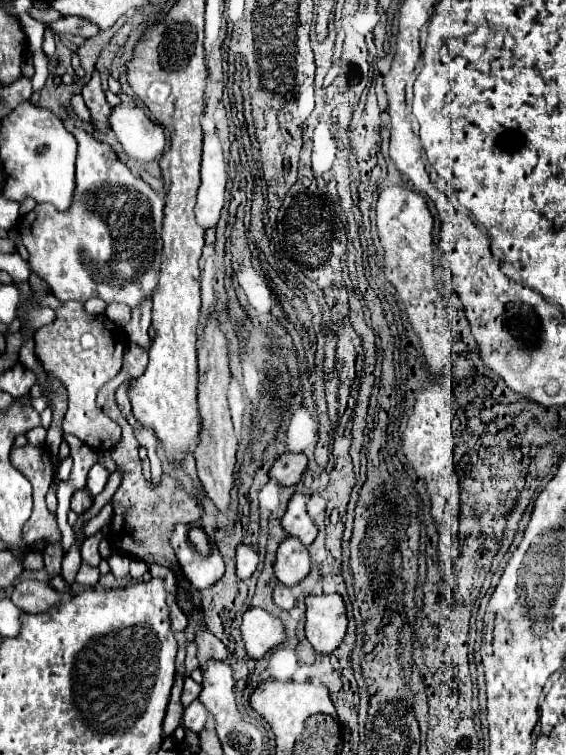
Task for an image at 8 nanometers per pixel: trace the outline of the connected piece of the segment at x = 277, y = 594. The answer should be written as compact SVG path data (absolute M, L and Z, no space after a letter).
M277 583L275 591L273 591L273 601L275 601L275 605L277 605L277 607L281 607L281 609L289 611L289 609L295 605L295 593L293 593L293 589L291 589L291 587Z

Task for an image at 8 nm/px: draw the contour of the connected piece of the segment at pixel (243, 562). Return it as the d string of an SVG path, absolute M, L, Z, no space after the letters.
M239 545L237 547L237 577L239 579L249 579L253 571L257 569L259 557L249 545Z

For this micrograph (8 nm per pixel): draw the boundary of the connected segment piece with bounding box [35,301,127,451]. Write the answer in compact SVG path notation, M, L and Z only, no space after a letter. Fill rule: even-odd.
M63 301L61 307L55 309L55 321L35 331L37 357L41 359L45 371L55 375L69 391L69 409L67 409L65 419L63 419L63 433L71 433L71 435L79 437L83 443L87 443L95 451L109 451L121 439L121 427L117 423L113 423L101 409L97 409L95 397L97 397L97 391L121 371L125 347L127 347L127 335L125 335L123 327L115 325L107 315L89 315L83 309L83 303L79 303L79 301ZM83 333L91 333L95 337L95 341L97 341L95 347L91 347L91 349L81 347L79 339Z

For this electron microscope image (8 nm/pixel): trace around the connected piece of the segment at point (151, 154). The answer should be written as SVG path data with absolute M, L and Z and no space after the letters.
M117 105L109 113L109 125L123 145L125 153L139 163L159 159L165 149L161 125L155 125L139 105Z

